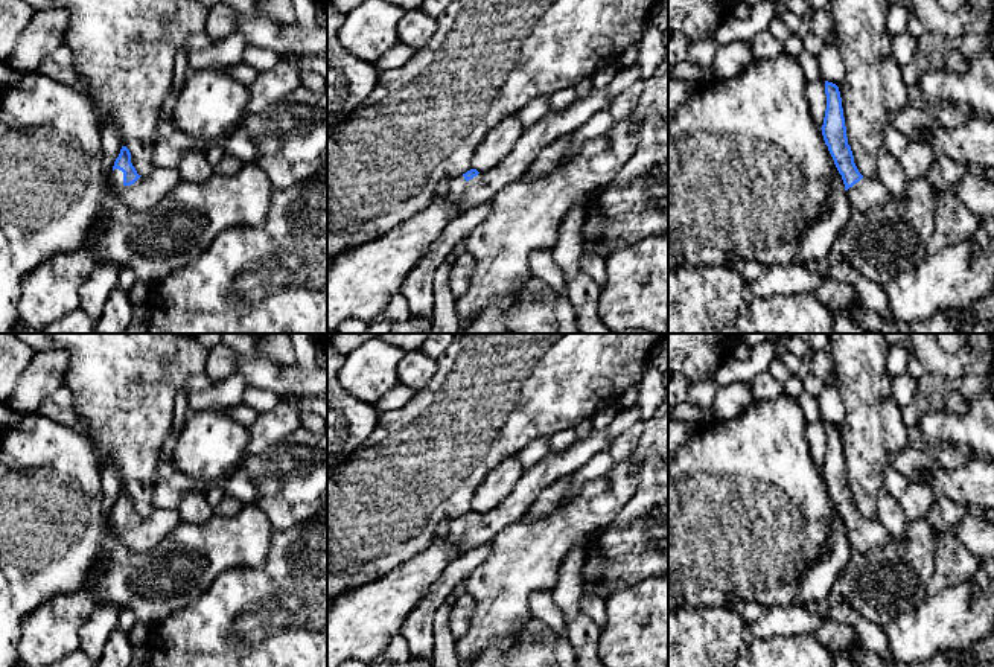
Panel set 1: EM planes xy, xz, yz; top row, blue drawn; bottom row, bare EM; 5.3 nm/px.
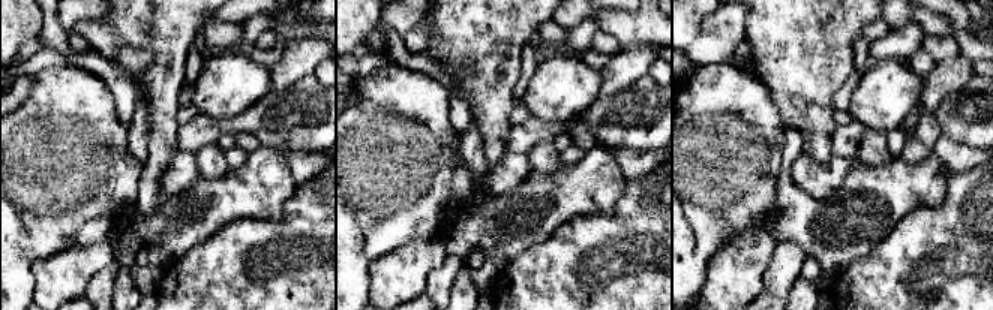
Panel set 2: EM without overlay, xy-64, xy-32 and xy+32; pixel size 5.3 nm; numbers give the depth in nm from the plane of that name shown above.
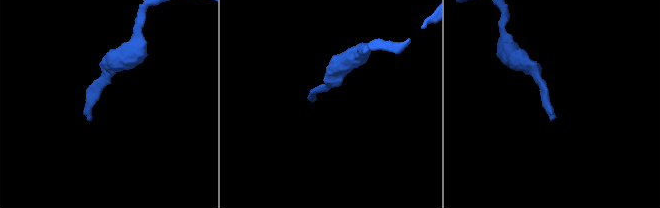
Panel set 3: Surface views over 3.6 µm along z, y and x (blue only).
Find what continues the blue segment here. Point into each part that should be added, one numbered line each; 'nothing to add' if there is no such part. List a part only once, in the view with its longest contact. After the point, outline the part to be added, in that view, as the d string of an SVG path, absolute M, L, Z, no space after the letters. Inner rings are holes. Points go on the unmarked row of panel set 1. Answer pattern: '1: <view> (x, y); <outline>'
1: xy (148, 532); M154 509L149 516L125 527L123 513L114 510L108 518L108 531L129 551L140 554L158 545L180 522L175 509Z

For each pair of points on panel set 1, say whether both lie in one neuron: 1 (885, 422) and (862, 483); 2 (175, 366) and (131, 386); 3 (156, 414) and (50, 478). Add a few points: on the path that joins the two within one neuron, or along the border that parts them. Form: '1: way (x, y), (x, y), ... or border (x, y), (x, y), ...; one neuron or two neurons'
1: way (871, 437), (865, 468); one neuron
2: way (165, 366), (151, 366), (142, 375); one neuron
3: border (84, 433), (93, 445), (101, 469); two neurons

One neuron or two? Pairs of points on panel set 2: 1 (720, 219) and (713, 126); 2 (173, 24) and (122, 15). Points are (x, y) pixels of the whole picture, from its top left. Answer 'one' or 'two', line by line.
1: one
2: one

